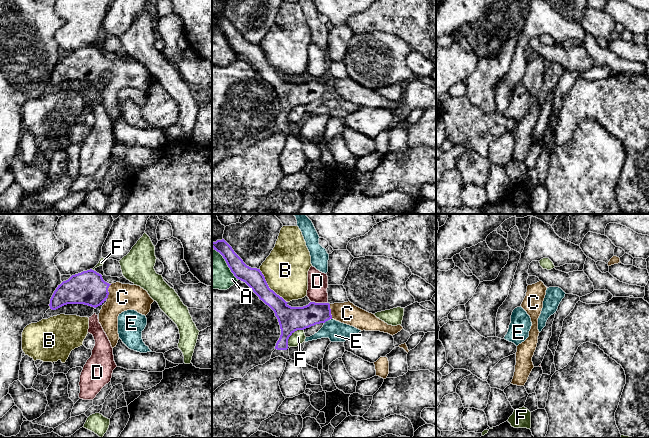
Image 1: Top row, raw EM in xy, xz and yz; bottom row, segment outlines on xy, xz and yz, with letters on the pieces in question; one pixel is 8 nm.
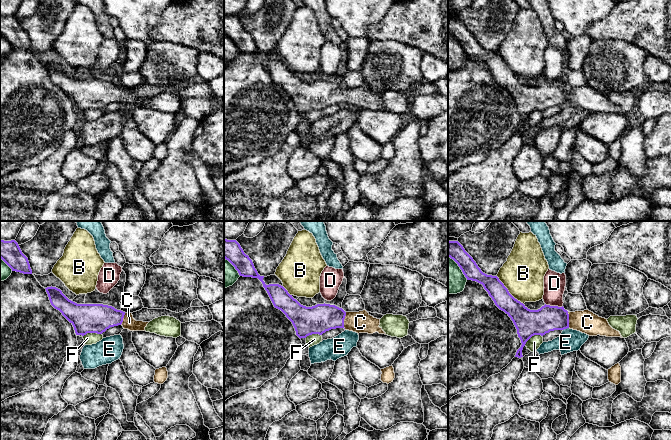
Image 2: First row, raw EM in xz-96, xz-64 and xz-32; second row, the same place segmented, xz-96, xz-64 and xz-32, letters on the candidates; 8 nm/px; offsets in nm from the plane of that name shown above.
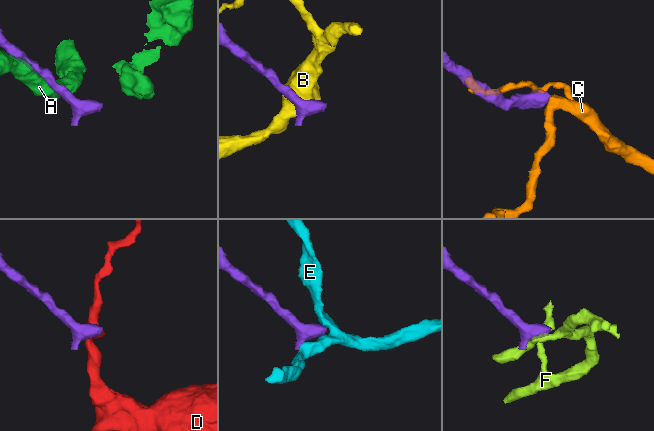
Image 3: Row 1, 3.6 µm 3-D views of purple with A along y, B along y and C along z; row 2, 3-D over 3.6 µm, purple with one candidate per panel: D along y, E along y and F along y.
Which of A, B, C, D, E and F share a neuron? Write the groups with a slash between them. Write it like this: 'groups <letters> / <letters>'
groups A / B / C / D / E / F

